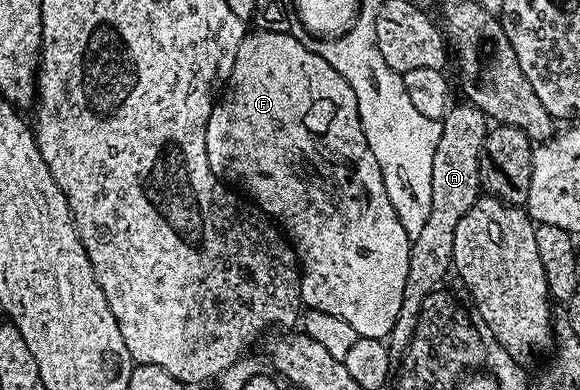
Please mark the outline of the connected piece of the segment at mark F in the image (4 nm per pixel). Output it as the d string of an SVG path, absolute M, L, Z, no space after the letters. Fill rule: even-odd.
M250 31L239 46L239 54L235 58L227 91L220 97L219 102L213 105L213 113L207 122L205 145L207 162L217 179L228 182L247 194L252 203L279 225L282 233L293 245L301 273L302 305L309 310L323 310L323 314L335 314L335 318L343 318L343 322L348 322L354 328L357 337L385 340L395 326L395 318L399 318L399 306L403 306L403 286L407 282L411 238L407 230L403 230L403 222L399 222L399 214L395 214L391 198L387 198L387 186L383 186L383 174L379 170L379 162L375 154L371 154L371 146L367 146L367 138L363 134L357 109L355 90L351 90L349 83L338 72L331 70L331 66L327 66L327 62L319 58L319 54L307 50L303 42L299 42L288 32Z

